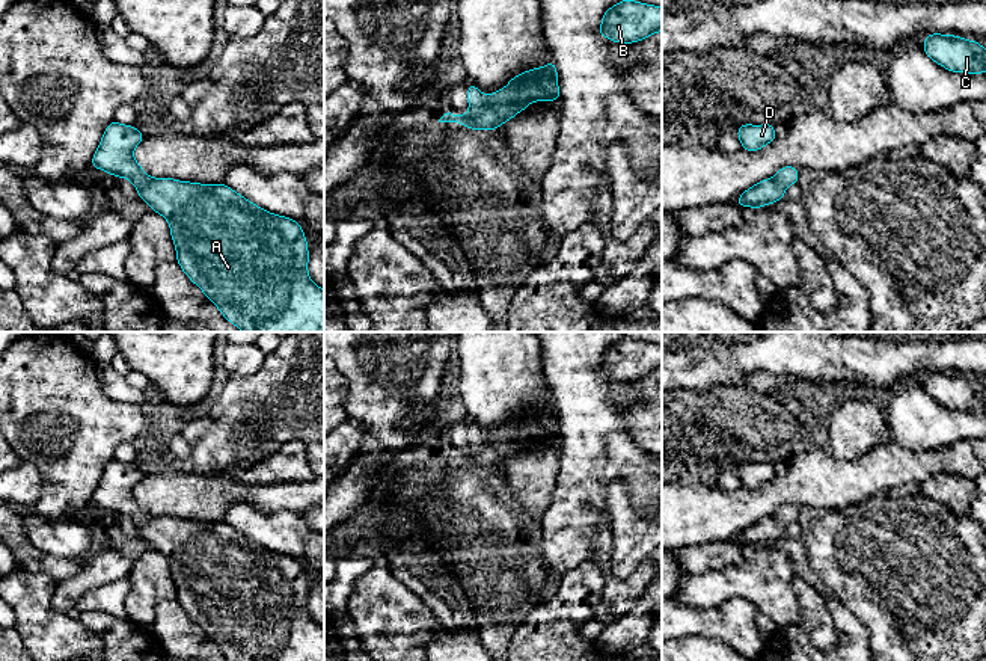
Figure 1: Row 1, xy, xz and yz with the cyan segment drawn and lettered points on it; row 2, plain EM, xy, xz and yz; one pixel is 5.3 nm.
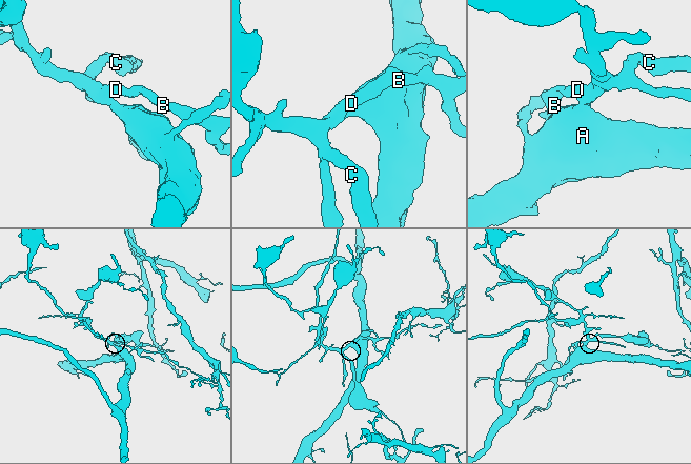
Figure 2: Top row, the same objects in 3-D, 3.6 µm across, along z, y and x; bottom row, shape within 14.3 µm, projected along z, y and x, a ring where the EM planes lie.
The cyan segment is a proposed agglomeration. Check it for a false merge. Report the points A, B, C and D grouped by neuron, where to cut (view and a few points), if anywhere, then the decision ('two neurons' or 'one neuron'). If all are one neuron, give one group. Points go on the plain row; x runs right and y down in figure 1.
A B C D; no cut; one neuron

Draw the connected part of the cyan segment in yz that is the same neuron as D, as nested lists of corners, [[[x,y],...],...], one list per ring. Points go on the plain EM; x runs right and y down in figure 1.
[[[773,460],[763,463],[739,463],[736,471],[742,486],[751,490],[761,487],[778,475],[773,466]]]

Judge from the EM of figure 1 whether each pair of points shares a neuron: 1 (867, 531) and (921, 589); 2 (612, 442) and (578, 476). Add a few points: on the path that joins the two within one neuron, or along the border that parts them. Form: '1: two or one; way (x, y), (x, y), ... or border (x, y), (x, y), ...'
1: one; way (882, 545), (911, 574)
2: one; way (602, 444), (591, 455), (587, 465)

